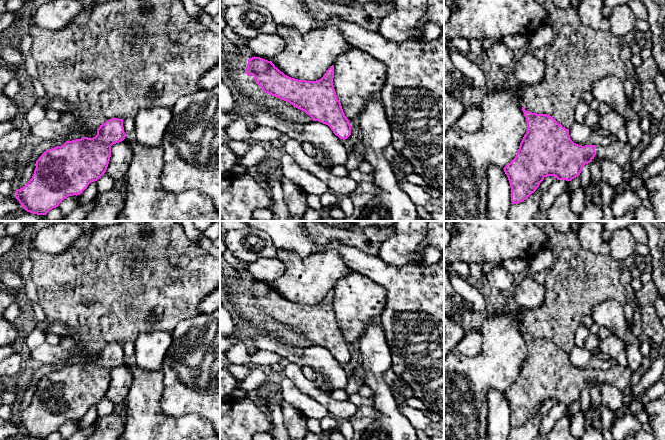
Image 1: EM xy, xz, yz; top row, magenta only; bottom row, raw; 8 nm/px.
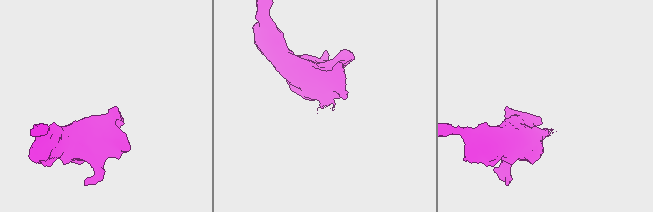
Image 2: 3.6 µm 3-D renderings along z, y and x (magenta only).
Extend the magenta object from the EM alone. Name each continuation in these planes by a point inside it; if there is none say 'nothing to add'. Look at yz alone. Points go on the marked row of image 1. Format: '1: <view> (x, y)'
1: yz (620, 152)

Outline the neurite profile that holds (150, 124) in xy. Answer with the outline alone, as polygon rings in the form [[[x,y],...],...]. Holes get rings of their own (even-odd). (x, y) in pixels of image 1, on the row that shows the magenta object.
[[[149,108],[137,113],[134,118],[133,137],[144,146],[159,147],[172,118],[172,110],[168,108]]]

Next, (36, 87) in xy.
[[[27,56],[25,57],[23,64],[26,73],[25,79],[28,82],[28,86],[30,87],[33,97],[44,98],[45,89],[39,79],[36,62],[32,57]]]

